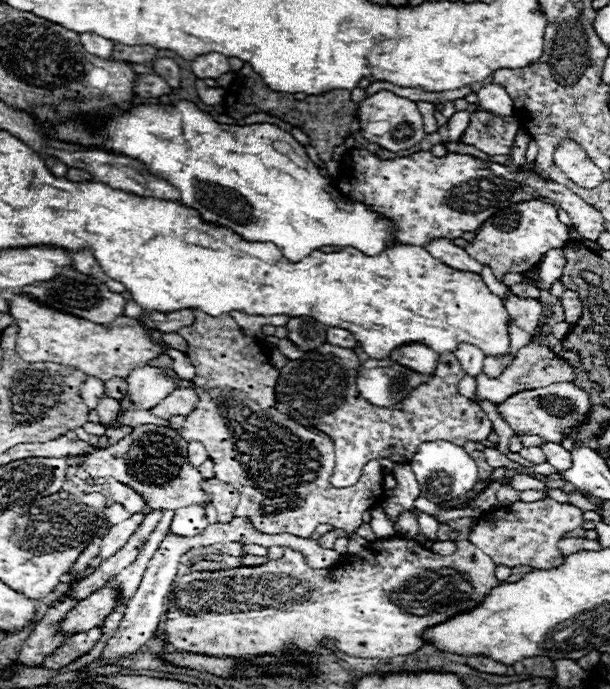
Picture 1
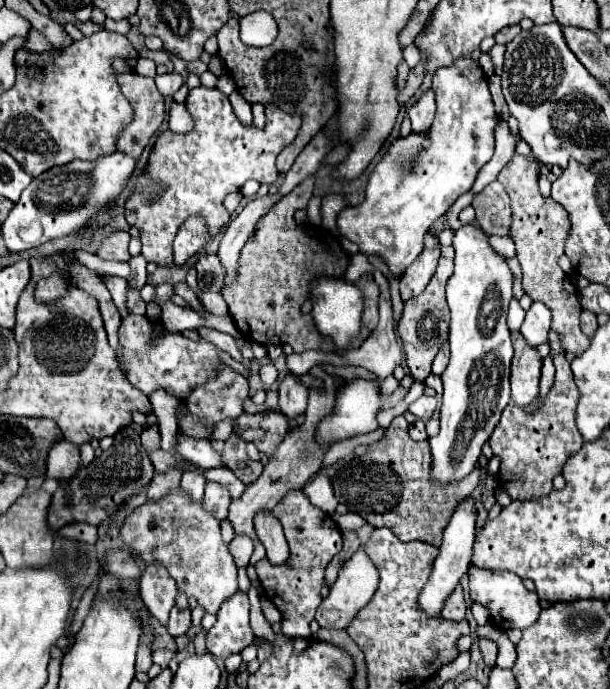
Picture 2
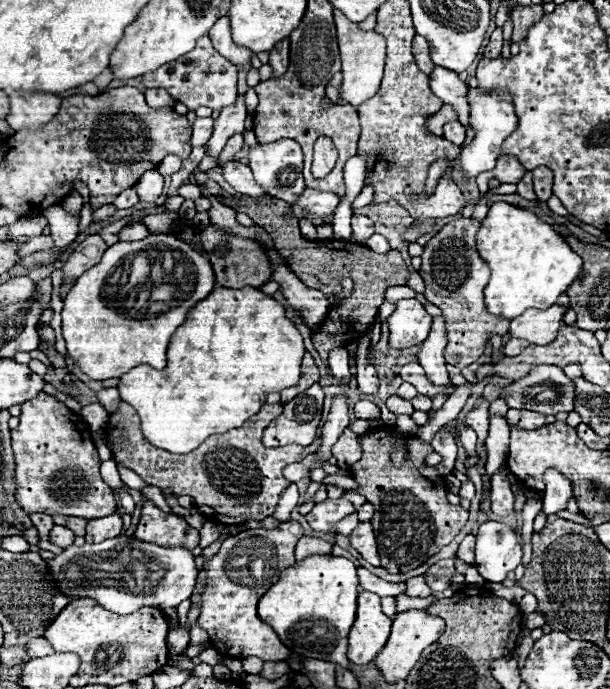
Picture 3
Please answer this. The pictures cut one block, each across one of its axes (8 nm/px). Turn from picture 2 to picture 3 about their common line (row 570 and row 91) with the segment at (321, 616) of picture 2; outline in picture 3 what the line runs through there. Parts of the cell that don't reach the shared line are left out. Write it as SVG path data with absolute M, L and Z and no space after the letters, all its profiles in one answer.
M334 10L334 22L338 32L338 46L340 46L340 60L342 60L342 86L340 86L340 98L342 102L348 102L352 106L360 106L376 90L382 82L382 70L384 70L384 58L386 58L386 42L376 32L364 32L354 22L344 18L340 10Z

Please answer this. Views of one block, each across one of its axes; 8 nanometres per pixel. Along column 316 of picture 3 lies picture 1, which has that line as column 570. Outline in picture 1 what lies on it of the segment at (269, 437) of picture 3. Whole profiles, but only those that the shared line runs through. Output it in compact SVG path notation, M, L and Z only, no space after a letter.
M564 382L550 384L544 388L536 388L536 390L522 390L518 394L512 394L510 398L506 398L502 404L498 404L500 416L508 422L508 426L516 434L542 436L544 440L550 440L550 442L560 442L562 430L566 430L566 434L570 434L570 430L584 420L588 410L590 410L588 394L570 382L568 384L564 384Z

